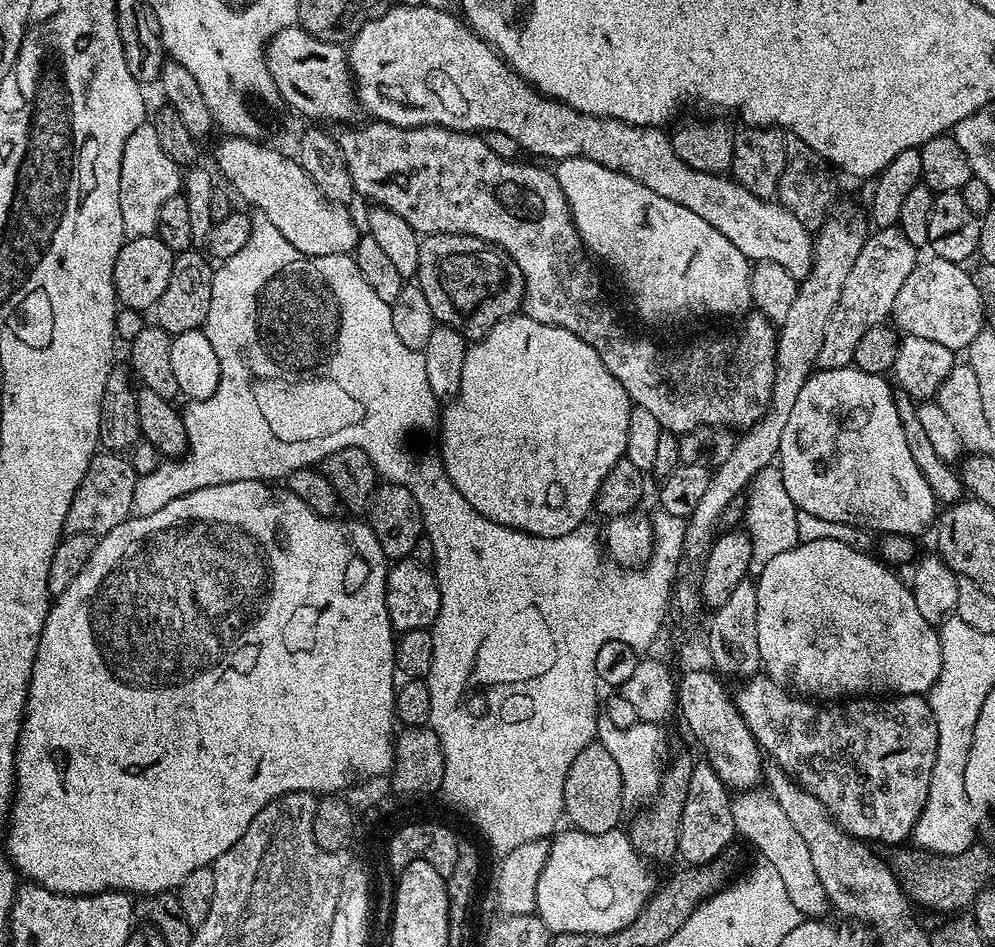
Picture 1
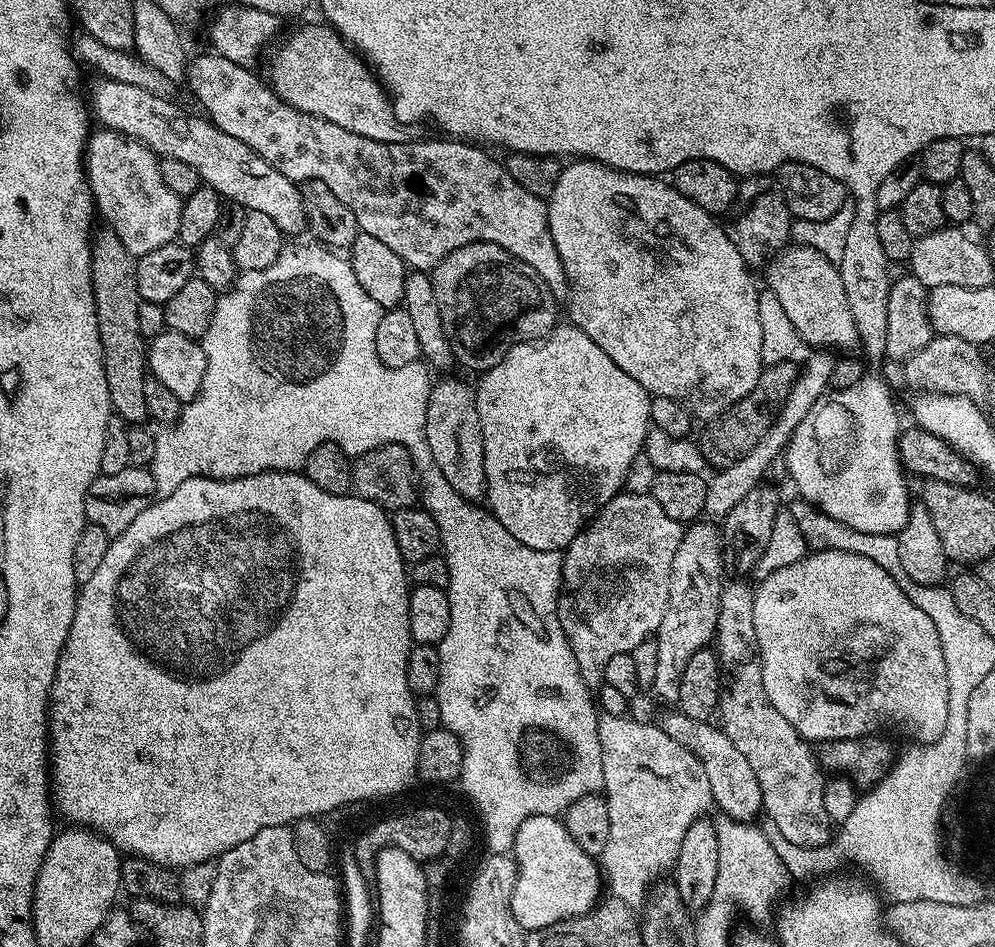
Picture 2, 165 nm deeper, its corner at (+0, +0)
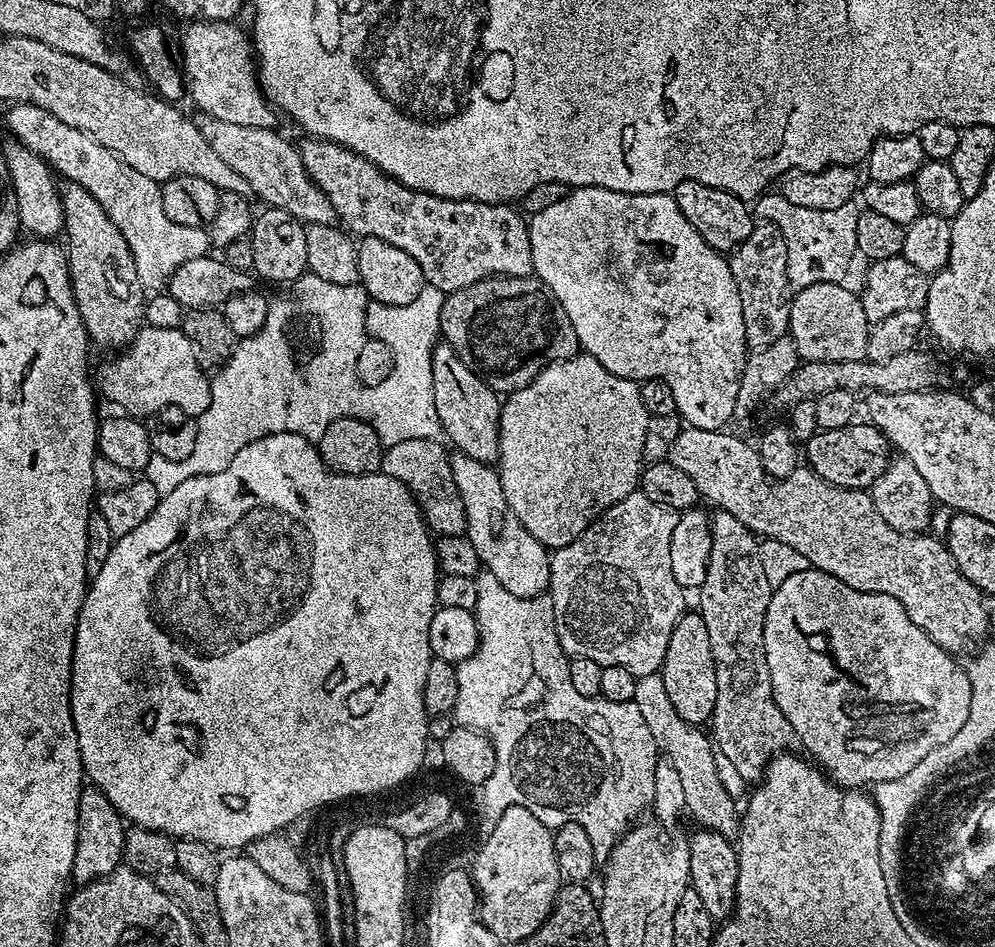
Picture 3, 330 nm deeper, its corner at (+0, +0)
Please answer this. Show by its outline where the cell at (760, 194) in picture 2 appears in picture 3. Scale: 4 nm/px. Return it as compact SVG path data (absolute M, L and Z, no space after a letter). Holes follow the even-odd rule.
M760 222L755 225L750 234L739 246L732 249L728 260L730 270L734 274L734 282L738 282L738 298L742 298L742 322L746 326L746 342L749 349L765 348L778 337L789 331L790 304L794 292L786 274L786 242L775 224Z

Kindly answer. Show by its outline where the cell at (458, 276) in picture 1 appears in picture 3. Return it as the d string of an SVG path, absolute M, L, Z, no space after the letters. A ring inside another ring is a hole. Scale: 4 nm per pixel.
M487 276L444 297L440 336L498 394L518 391L545 364L569 360L581 351L566 310L546 285L531 276Z

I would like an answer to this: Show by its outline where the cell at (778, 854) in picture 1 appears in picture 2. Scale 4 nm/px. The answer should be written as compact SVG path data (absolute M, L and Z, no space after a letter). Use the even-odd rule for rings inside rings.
M678 710L661 719L660 725L663 732L680 746L686 746L703 764L703 770L710 781L712 801L715 807L723 815L734 818L736 821L751 823L759 817L763 811L762 790L755 777L754 770L751 769L750 762L747 761L743 753L735 748L734 742L726 737L723 729L717 725L713 726L708 720L690 719L682 715Z

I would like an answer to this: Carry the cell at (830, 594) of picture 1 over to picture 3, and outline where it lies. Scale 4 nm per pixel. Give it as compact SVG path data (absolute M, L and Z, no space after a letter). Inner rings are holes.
M811 566L802 574L793 574L791 578L786 578L782 586L773 588L764 623L764 653L766 666L770 670L772 697L774 702L778 702L778 710L782 710L786 722L790 722L798 744L809 752L805 753L823 769L832 783L842 788L860 790L865 786L890 782L890 778L902 778L902 774L910 774L910 770L914 770L914 766L918 766L918 762L922 762L922 758L926 758L930 750L942 746L942 742L950 742L950 738L954 738L954 734L962 730L970 712L972 691L967 671L961 665L960 668L956 665L957 657L953 653L944 651L942 646L938 646L927 634L918 630L914 622L910 622L898 598L890 598L890 594L854 590L846 586L846 582L838 582L838 578L819 572Z

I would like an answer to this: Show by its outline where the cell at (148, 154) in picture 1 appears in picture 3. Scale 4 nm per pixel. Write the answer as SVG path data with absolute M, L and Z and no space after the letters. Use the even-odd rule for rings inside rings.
M126 161L120 163L120 172L88 172L88 180L84 180L82 186L97 199L126 240L138 278L145 289L163 289L182 262L209 255L207 231L170 222L170 218L166 218L166 210L162 210L160 184L146 178L146 174L138 174L138 170Z

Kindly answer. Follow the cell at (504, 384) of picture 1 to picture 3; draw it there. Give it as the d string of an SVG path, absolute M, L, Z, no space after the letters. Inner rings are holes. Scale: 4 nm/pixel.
M577 354L569 360L559 360L553 364L545 364L539 374L526 386L522 386L516 392L507 393L506 399L500 405L500 459L498 461L498 471L502 482L502 494L506 494L506 502L510 502L510 510L514 510L518 522L534 534L538 542L542 542L544 547L555 550L564 547L576 538L592 522L594 522L608 507L614 506L616 502L621 502L631 492L637 491L640 487L640 473L645 465L642 456L642 446L645 441L646 426L649 420L646 406L642 406L642 394L640 384L634 380L627 380L618 374L610 374L602 362L598 362L593 356L587 354Z

